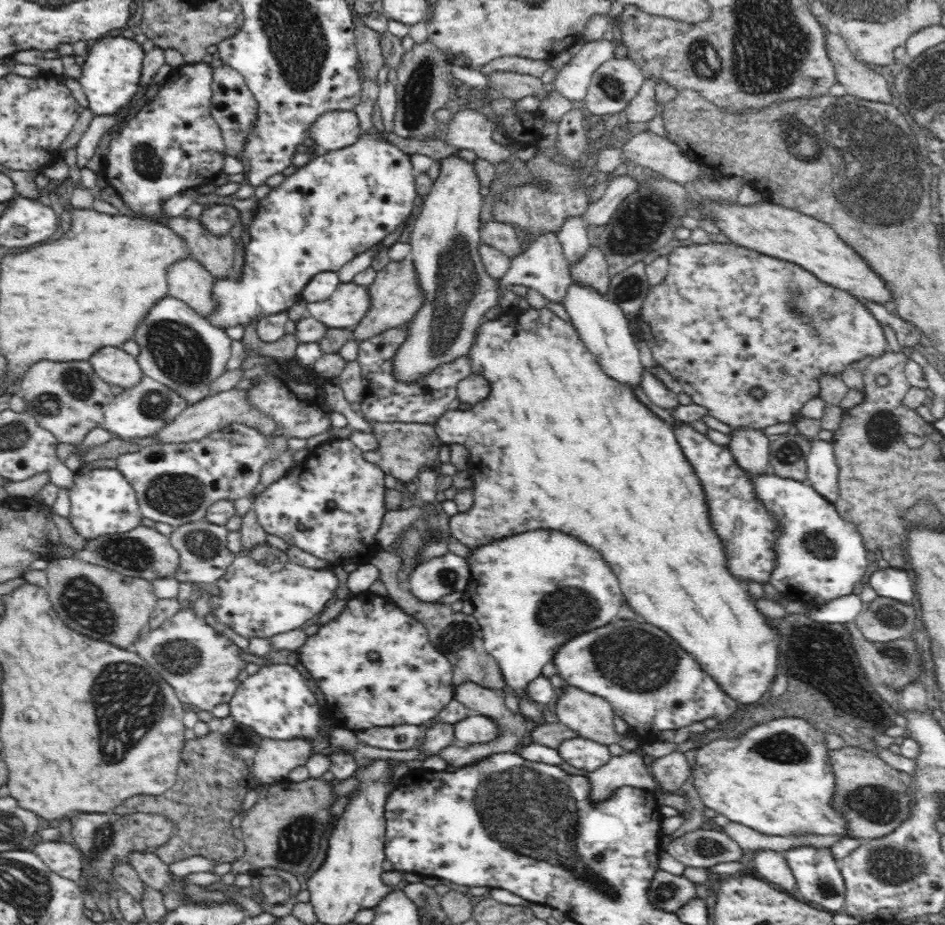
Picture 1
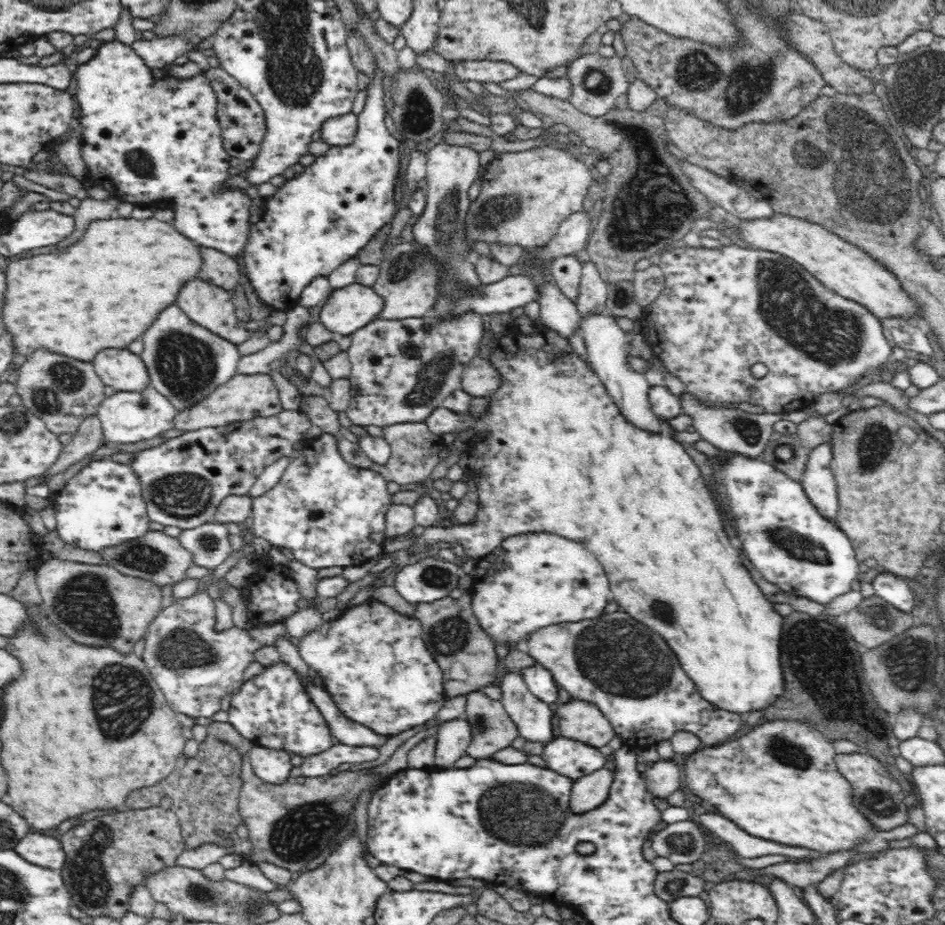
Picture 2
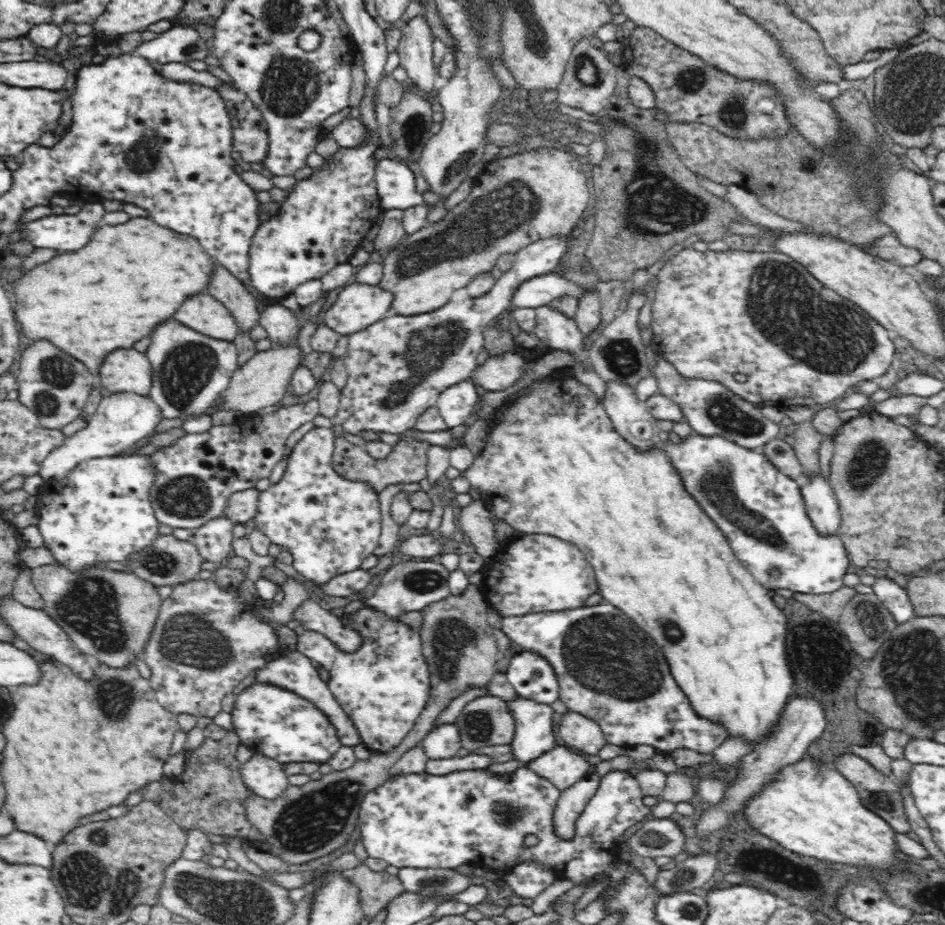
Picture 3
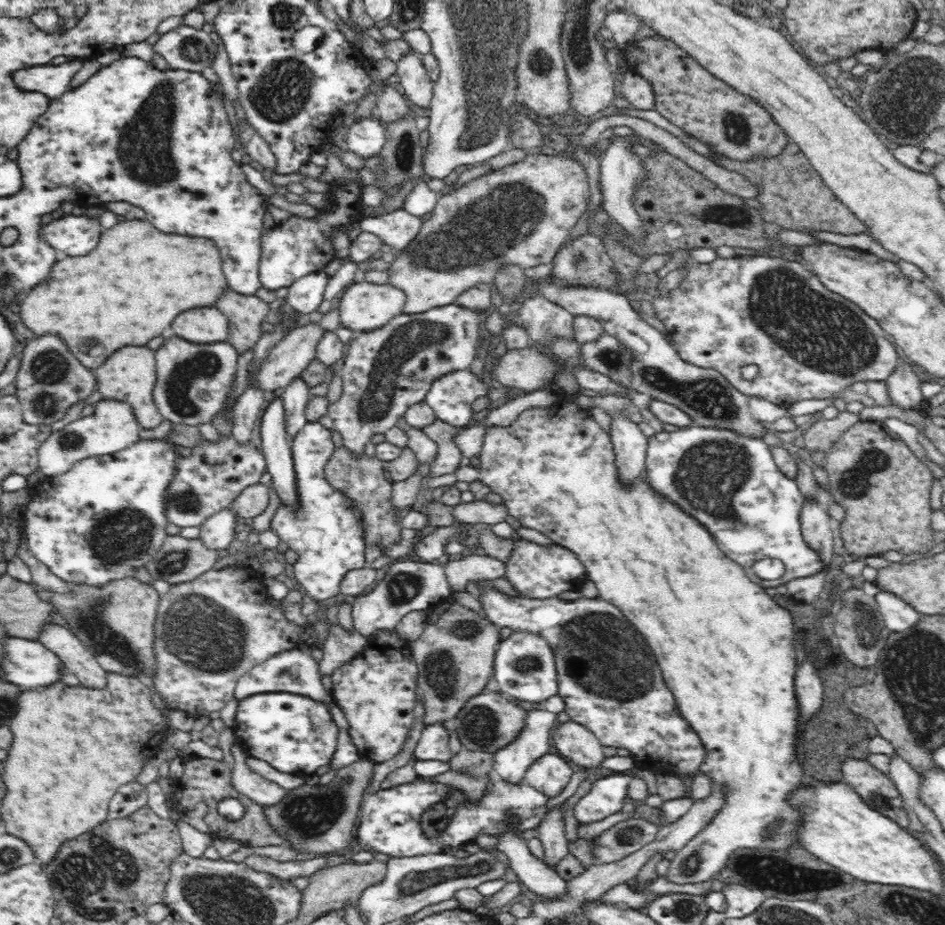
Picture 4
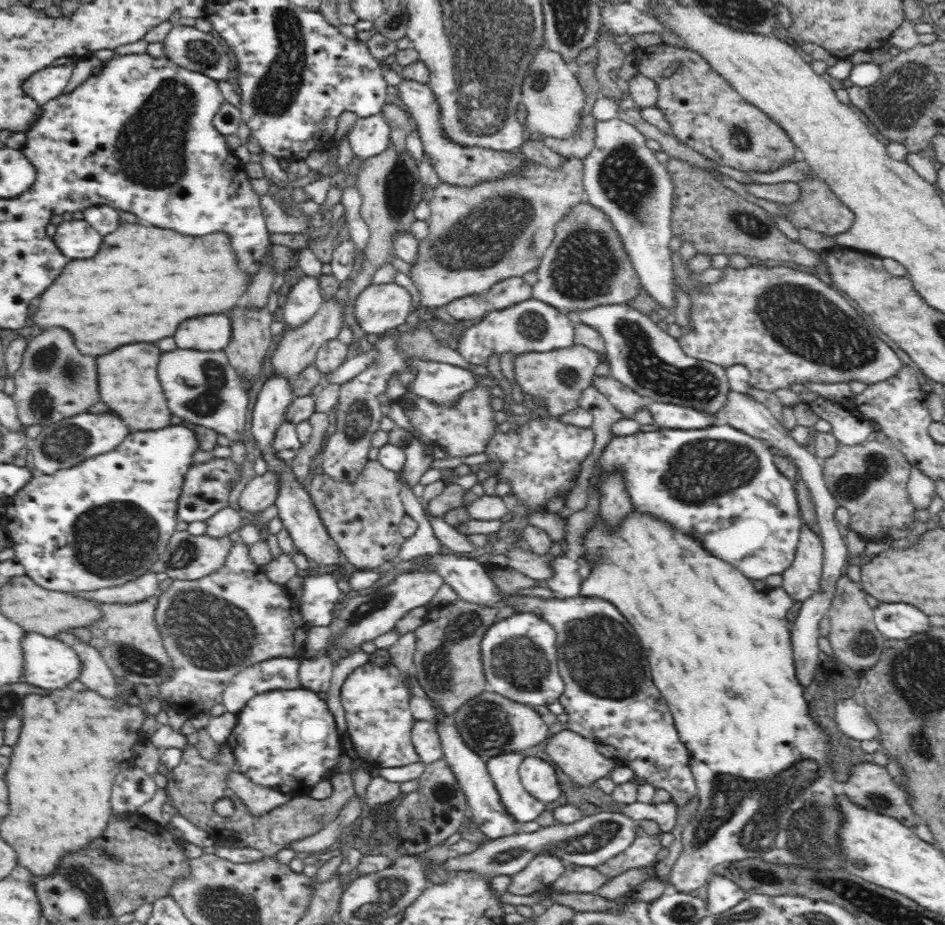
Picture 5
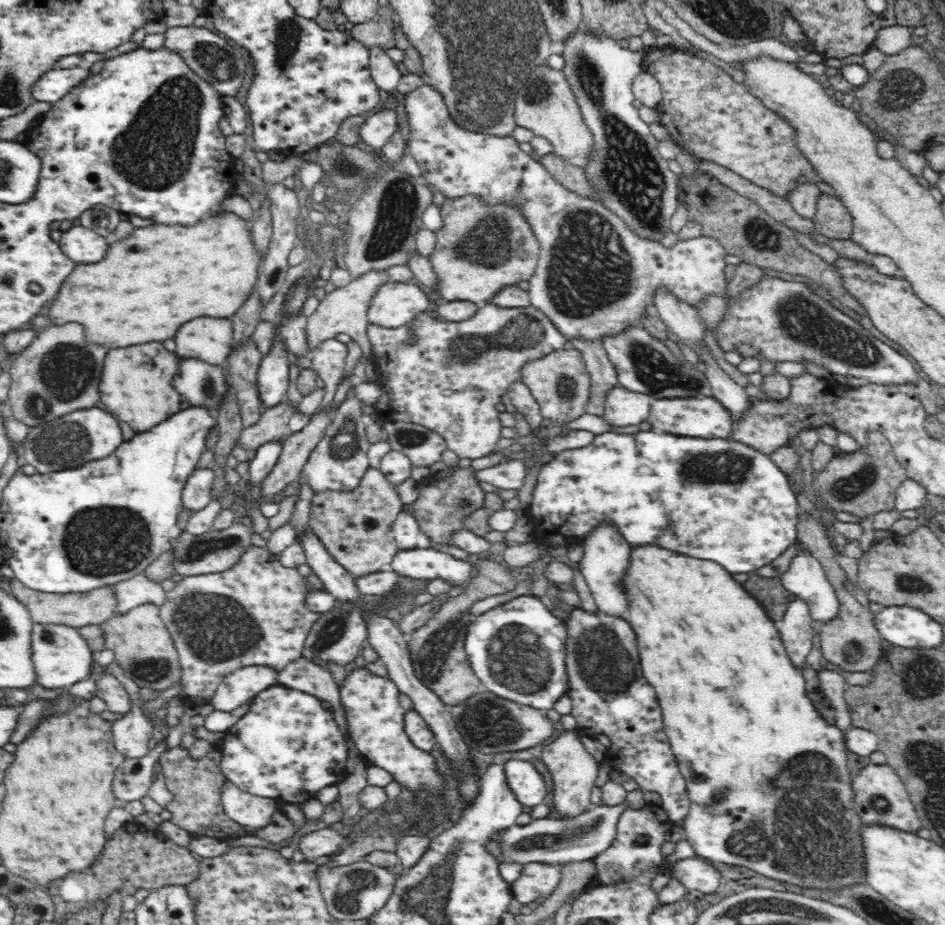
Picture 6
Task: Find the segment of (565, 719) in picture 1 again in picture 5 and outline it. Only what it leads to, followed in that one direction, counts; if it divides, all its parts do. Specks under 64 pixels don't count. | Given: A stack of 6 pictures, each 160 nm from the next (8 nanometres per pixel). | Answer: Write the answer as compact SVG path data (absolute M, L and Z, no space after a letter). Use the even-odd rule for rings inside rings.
M570 729L551 734L544 743L550 760L580 786L608 776L618 766L615 758L607 759L596 749L597 742Z

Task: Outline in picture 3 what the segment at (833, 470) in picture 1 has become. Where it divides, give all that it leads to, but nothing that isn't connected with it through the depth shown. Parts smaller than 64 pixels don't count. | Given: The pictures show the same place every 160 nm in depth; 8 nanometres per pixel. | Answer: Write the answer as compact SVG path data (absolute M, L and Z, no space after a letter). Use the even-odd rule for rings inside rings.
M820 472L801 478L801 493L808 518L820 535L836 535L841 525L841 514L834 489Z

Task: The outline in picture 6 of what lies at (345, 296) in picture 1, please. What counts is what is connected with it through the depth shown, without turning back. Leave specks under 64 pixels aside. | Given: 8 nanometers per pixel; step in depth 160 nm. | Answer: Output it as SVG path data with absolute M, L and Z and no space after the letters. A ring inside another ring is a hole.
M415 281L390 282L375 292L367 312L369 324L392 329L412 321L425 310L434 309L429 293Z

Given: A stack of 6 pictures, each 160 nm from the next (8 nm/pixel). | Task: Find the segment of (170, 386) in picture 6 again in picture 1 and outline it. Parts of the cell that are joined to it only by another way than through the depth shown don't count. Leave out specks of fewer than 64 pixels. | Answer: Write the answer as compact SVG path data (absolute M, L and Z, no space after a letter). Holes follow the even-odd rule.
M102 348L92 358L90 364L96 374L110 384L124 389L133 387L144 376L137 358L126 354L120 348Z

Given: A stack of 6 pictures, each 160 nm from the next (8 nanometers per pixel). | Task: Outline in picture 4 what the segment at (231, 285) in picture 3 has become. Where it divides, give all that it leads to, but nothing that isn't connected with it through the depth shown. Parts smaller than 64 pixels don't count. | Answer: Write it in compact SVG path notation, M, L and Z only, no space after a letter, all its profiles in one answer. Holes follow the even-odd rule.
M228 288L222 304L216 304L229 322L227 341L240 354L251 350L262 335L260 324L268 314L268 303L259 297L242 296Z

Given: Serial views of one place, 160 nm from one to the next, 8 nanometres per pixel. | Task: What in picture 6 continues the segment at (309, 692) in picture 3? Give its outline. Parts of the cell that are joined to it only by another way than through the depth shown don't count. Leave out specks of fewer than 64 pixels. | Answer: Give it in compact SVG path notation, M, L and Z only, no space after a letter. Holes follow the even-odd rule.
M255 665L245 666L225 676L210 702L216 710L232 712L260 692L277 685L278 671Z

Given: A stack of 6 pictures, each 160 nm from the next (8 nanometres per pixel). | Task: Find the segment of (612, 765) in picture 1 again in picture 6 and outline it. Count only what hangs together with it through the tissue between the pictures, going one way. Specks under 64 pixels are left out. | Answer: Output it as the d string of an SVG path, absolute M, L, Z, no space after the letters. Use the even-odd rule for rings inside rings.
M529 862L523 864L521 875L511 883L511 893L513 898L526 905L556 890L560 877L558 865Z

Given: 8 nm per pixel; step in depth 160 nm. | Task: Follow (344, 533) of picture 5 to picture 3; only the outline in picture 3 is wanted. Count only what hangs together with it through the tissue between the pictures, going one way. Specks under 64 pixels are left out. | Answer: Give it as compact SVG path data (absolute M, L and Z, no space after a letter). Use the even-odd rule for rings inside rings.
M409 432L400 435L398 444L393 446L393 452L383 459L372 458L364 447L350 443L342 436L335 436L335 449L332 457L334 471L344 479L354 482L364 482L379 494L390 484L406 484L420 482L426 478L426 464L428 458L426 452L431 444L420 439L409 437Z

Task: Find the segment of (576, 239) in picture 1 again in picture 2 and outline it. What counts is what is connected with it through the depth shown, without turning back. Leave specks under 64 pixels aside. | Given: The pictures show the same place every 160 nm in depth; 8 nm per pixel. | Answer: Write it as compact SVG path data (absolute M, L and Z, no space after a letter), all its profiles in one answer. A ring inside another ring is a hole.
M574 254L556 257L548 264L548 270L556 279L556 285L574 302L579 295L582 266Z

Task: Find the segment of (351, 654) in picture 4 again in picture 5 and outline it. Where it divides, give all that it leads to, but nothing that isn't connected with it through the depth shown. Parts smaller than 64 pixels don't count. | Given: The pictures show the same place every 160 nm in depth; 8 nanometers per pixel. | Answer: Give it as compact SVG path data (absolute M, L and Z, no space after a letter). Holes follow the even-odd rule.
M327 654L320 658L312 656L307 662L301 662L298 676L303 689L327 693L332 682L333 668L334 662Z

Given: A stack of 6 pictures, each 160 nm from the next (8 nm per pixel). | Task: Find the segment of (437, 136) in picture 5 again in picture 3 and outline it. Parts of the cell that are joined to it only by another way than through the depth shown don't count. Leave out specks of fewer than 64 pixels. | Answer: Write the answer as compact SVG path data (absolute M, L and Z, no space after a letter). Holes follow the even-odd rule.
M418 14L410 20L396 22L395 26L402 33L397 44L399 66L406 68L418 90L426 90L429 94L434 89L438 72L433 62L434 37L428 21L424 15Z

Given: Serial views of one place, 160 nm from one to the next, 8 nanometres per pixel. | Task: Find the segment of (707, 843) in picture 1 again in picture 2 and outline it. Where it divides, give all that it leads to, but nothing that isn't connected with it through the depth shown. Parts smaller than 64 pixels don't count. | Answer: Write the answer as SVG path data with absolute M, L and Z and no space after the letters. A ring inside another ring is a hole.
M682 820L667 824L652 838L652 850L656 856L664 856L675 865L692 864L706 852L706 837L694 820Z

